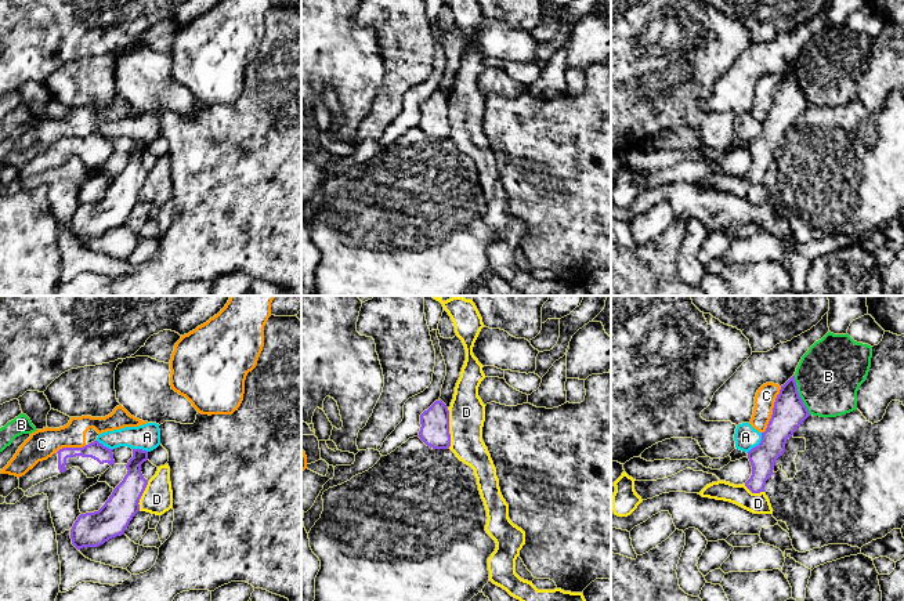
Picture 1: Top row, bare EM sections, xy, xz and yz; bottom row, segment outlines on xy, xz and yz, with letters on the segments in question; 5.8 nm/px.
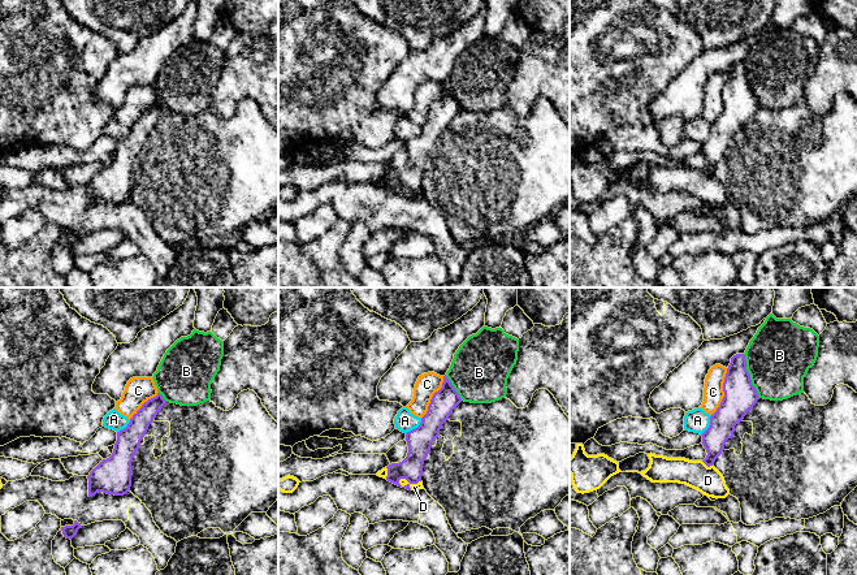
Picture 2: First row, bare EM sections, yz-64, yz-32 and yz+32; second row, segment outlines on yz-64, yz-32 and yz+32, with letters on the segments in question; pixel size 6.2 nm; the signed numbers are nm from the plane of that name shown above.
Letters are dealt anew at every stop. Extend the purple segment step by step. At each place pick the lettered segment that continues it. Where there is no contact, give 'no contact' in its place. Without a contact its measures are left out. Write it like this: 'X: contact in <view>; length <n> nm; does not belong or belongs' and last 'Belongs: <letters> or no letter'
A: contact in yz; length 150 nm; does not belong
B: contact in yz; length 240 nm; does not belong
C: contact in yz; length 300 nm; does not belong
D: contact in xz; length 240 nm; does not belong
Belongs: no letter

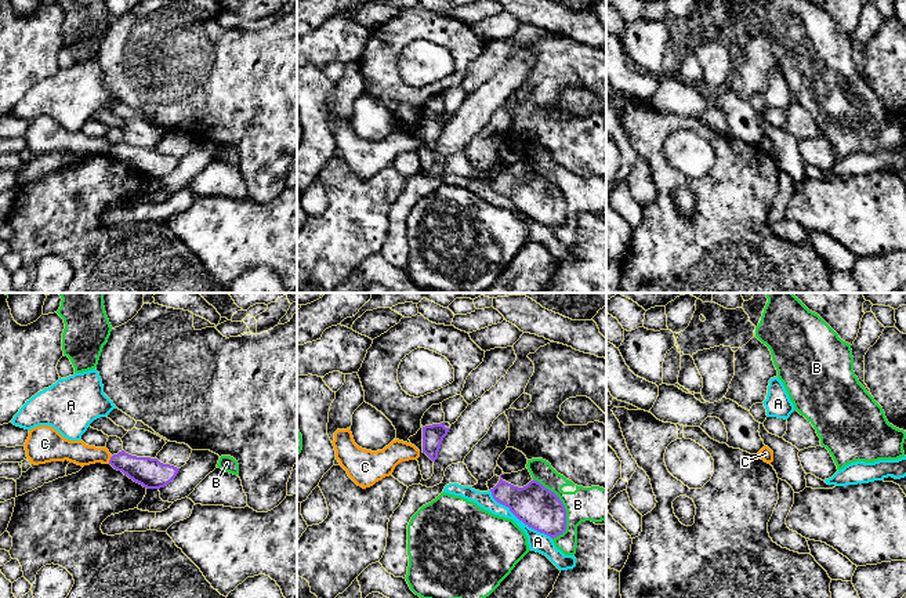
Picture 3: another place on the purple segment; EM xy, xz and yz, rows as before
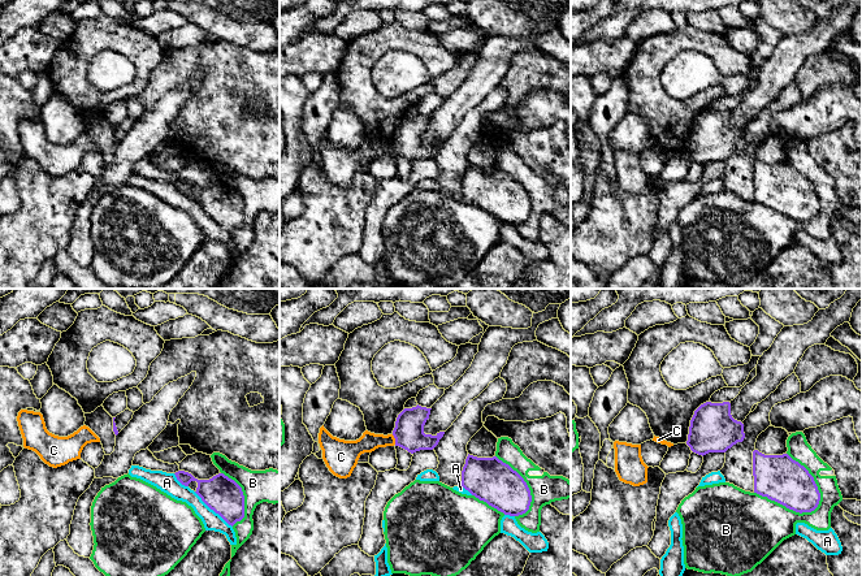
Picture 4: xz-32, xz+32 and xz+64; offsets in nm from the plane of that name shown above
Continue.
A: contact in xz; length 460 nm; does not belong
B: contact in xz; length 380 nm; does not belong
C: contact in xy; length 50 nm; does not belong
Belongs: no letter

